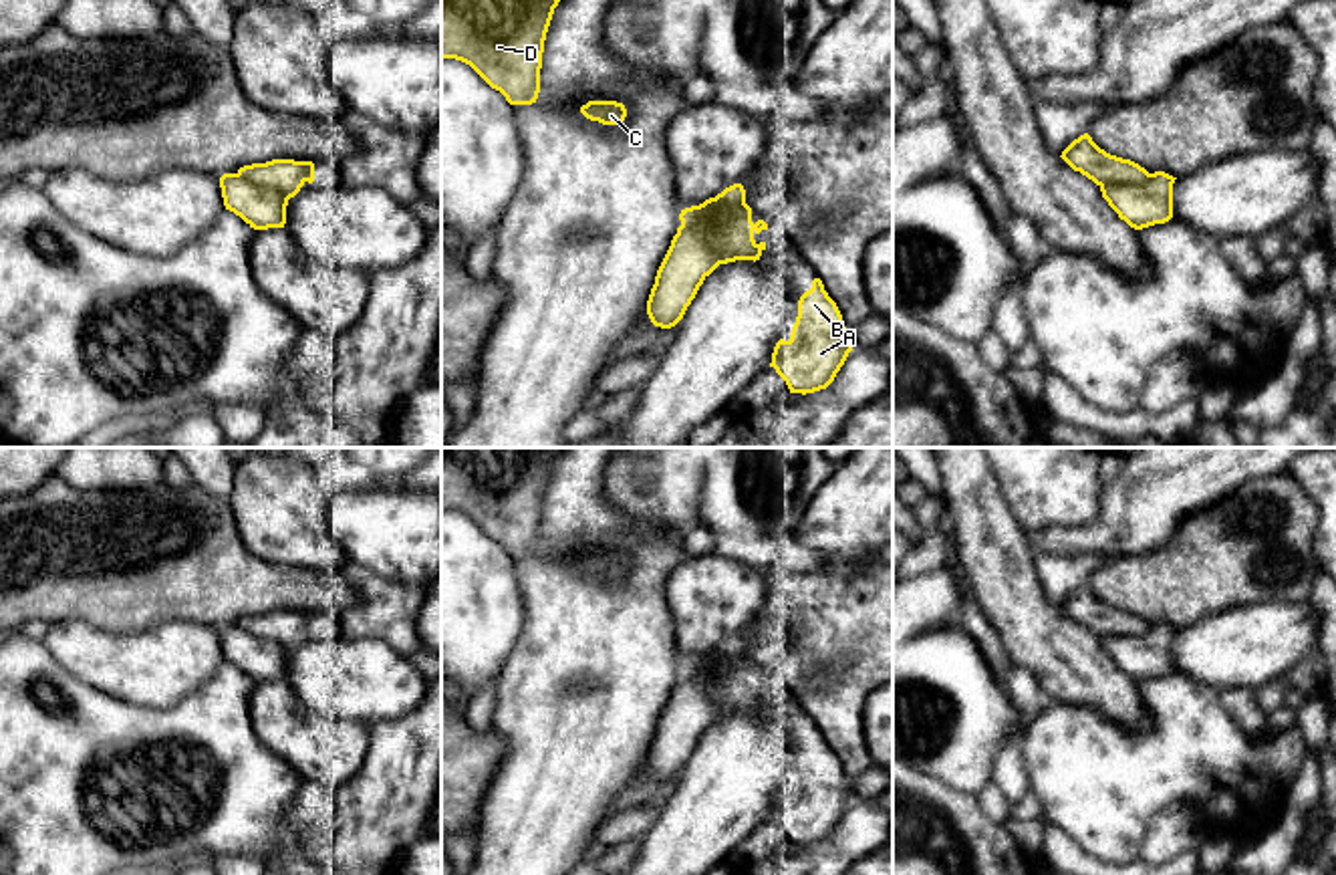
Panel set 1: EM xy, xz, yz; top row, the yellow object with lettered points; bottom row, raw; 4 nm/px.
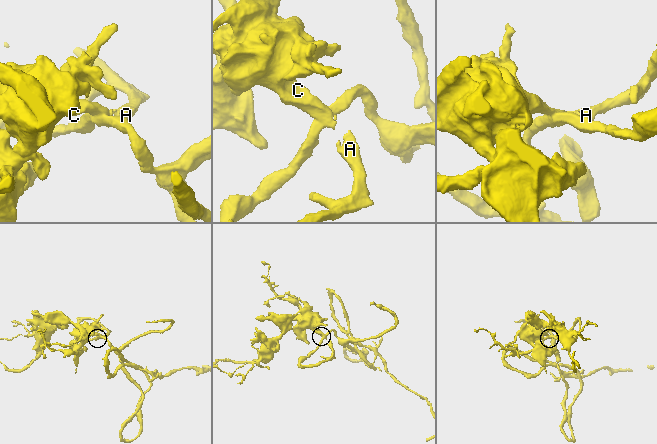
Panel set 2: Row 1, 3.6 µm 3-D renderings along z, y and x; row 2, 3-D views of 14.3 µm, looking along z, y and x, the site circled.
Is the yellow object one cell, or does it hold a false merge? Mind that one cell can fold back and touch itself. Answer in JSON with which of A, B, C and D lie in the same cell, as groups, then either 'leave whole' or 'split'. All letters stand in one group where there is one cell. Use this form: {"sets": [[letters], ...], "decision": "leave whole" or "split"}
{"sets": [["A", "B", "C", "D"]], "decision": "leave whole"}

